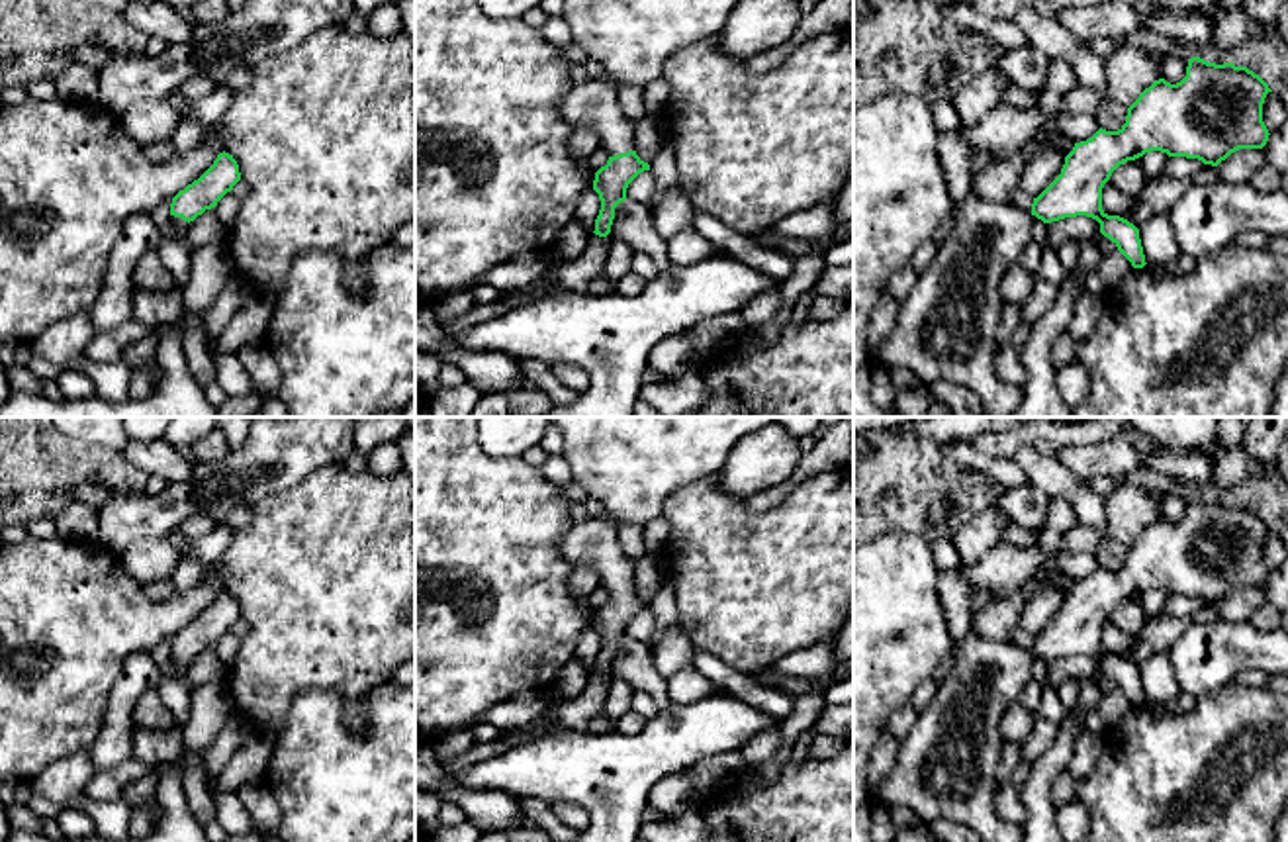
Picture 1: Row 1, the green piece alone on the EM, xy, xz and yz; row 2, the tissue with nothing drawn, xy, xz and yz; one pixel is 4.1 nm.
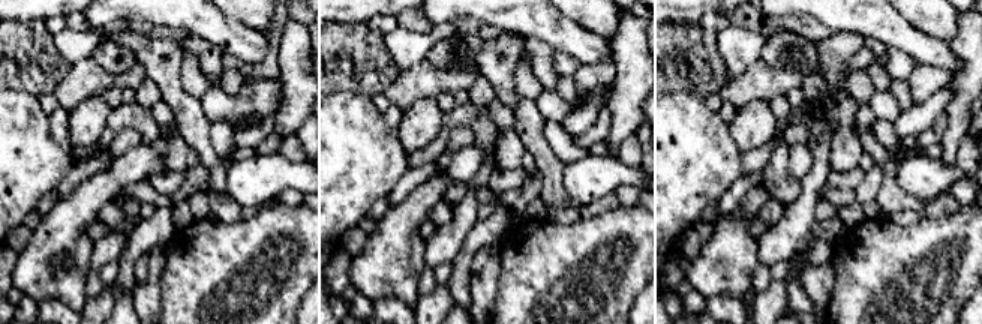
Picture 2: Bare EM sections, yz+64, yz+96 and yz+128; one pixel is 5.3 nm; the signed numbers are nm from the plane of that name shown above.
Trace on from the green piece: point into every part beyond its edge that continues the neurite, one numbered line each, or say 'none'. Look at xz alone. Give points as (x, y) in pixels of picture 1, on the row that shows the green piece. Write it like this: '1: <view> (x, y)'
1: xz (594, 104)

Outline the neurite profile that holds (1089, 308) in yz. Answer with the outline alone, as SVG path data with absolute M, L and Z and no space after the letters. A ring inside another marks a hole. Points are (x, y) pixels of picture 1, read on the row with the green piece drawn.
M1094 292L1084 294L1077 302L1067 333L1075 341L1082 341L1096 327L1100 313L1102 313L1102 296Z

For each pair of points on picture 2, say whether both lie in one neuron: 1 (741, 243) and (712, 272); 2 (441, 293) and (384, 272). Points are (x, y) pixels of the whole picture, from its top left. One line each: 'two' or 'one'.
1: one
2: two

